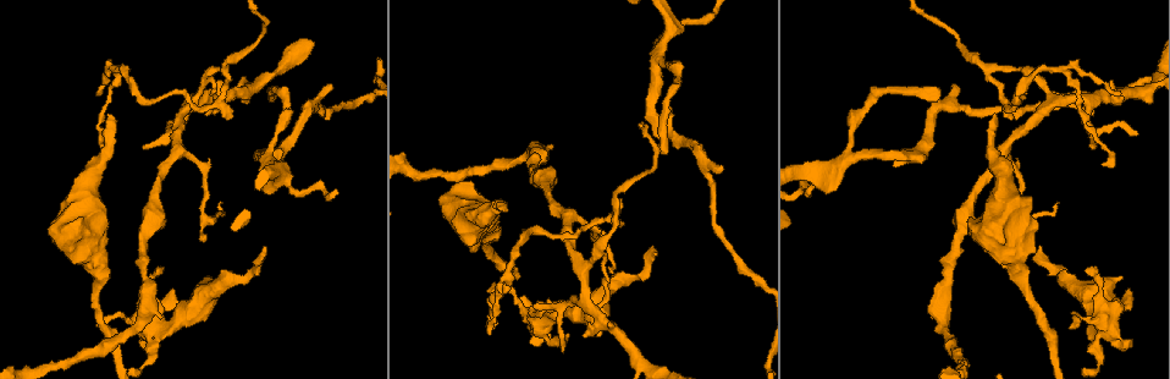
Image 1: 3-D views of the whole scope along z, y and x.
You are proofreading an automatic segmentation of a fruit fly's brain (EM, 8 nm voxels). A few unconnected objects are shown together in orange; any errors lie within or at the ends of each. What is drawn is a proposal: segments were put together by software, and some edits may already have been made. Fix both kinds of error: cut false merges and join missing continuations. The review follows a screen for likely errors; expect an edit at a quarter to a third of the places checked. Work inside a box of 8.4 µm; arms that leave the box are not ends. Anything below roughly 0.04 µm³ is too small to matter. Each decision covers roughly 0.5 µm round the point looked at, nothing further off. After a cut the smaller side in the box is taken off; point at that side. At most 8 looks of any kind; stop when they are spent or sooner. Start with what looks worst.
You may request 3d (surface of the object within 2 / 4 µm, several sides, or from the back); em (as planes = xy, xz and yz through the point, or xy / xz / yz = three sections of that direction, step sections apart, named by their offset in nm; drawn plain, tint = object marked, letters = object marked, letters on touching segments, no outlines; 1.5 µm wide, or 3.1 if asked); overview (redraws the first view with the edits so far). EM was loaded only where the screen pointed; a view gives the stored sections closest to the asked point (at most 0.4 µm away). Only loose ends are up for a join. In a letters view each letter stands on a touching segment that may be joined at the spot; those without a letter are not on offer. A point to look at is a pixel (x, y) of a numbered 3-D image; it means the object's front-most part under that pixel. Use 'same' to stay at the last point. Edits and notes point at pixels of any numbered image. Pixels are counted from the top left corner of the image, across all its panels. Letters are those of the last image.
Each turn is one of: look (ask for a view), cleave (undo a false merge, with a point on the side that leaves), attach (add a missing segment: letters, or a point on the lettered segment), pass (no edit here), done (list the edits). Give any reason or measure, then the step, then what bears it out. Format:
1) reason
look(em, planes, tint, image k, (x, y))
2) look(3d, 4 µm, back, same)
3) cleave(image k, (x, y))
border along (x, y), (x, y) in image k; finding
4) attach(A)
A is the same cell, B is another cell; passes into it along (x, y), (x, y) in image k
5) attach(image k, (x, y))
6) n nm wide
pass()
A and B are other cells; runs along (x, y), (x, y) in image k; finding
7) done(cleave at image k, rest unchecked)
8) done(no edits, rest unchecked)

an open end
look(3d, 4 µm, image 1, (1038, 247))

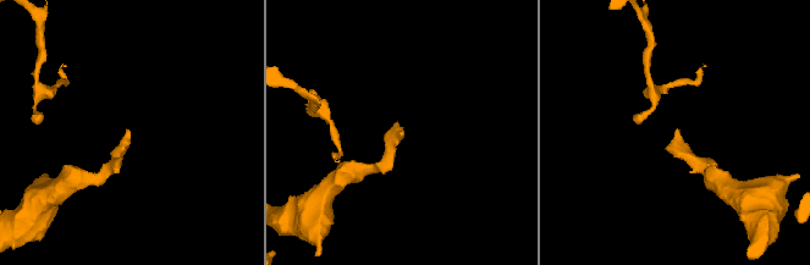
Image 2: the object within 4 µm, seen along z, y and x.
look(em, planes, plain, image 2, (399, 131))

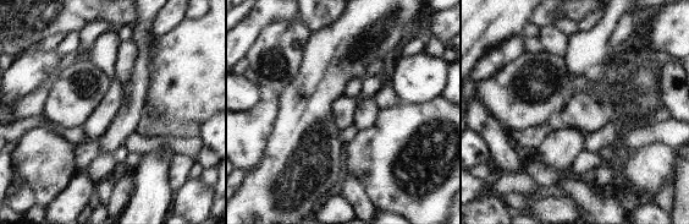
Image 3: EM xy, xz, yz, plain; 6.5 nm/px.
see the neighbours
look(em, planes, letters, same)

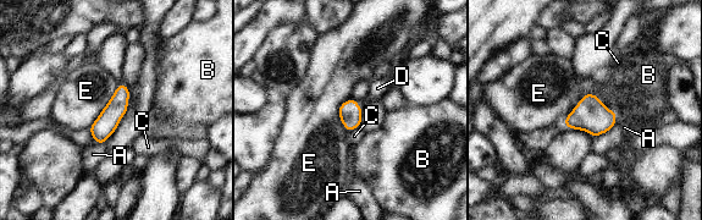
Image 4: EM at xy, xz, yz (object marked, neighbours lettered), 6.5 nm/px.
attach(D)
D is the same cell, A, B, C and E are other cells; passes into it along (350, 114), (358, 105), (377, 88) in image 4; the cell continues

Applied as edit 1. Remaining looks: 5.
free end
look(3d, 4 µm, image 1, (996, 114))

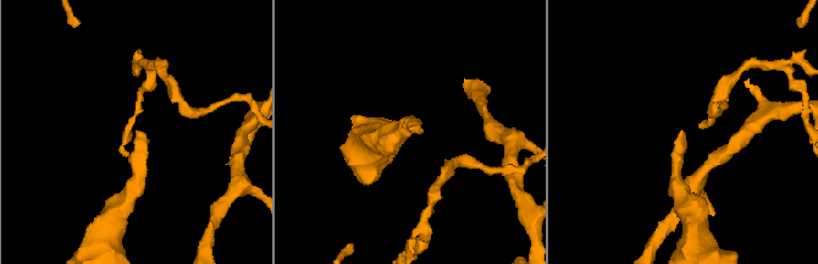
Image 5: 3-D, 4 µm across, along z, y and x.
need the tissue
look(em, xy, step 4, tint, image 5, (411, 127))

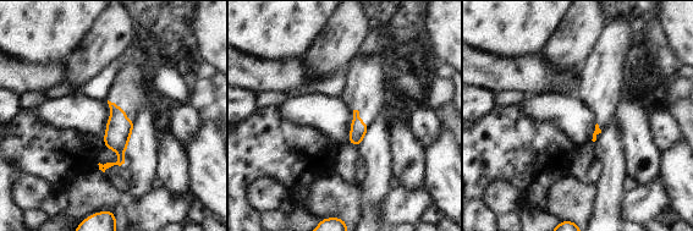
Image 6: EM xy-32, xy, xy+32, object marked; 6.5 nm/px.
look(em, planes, letters, same)

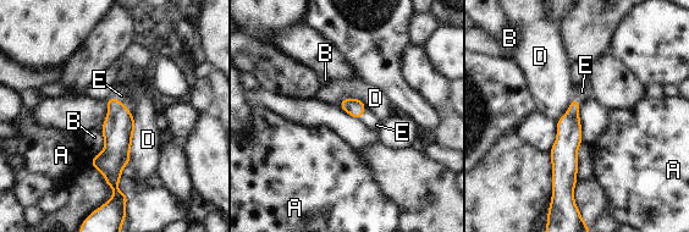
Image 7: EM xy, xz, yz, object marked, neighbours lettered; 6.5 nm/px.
attach(E)
E is the same cell, A, B and D are other cells; the cell continues

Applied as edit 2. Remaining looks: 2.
look(overview)

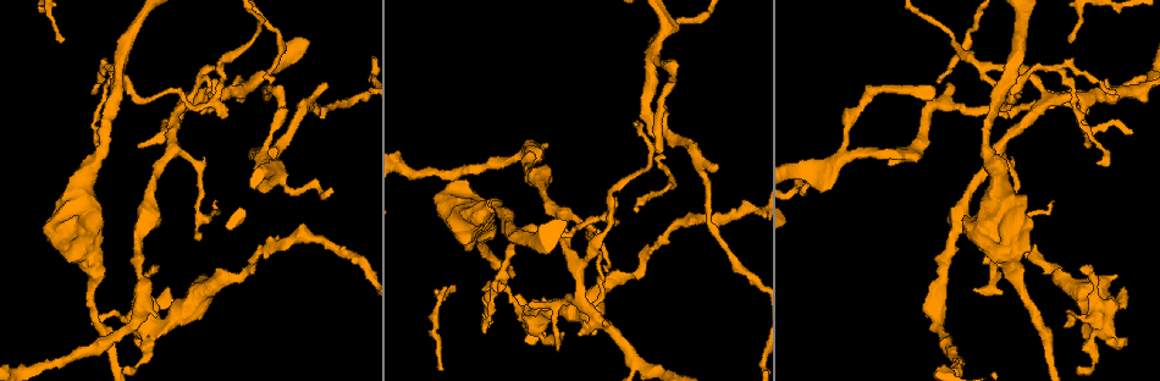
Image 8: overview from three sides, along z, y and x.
look(em, planes, letters, image 8, (527, 304))

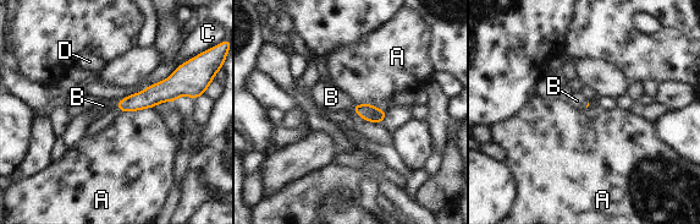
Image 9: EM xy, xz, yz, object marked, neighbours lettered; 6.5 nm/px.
attach(B)
B is the same cell, A, C and D are other cells; passes into it along (154, 94), (117, 104), (103, 105) in image 9; it goes on there

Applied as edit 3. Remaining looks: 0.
done(attach at image 4, attach at image 7, attach at image 9, rest unchecked)

